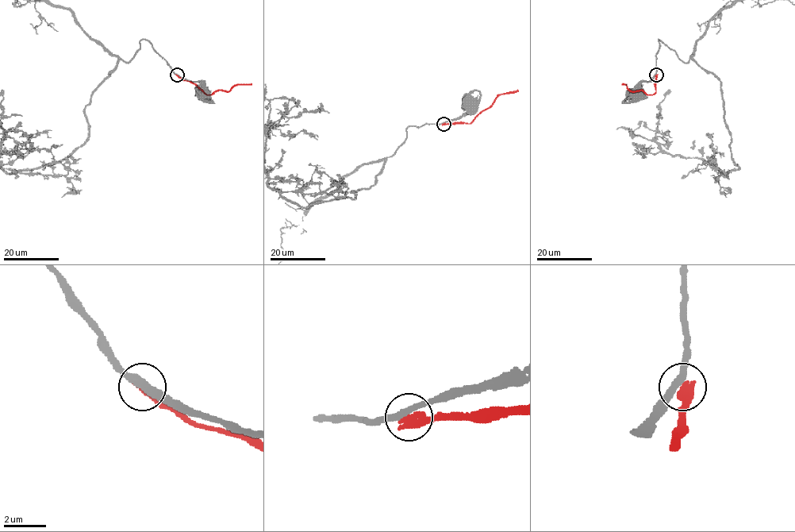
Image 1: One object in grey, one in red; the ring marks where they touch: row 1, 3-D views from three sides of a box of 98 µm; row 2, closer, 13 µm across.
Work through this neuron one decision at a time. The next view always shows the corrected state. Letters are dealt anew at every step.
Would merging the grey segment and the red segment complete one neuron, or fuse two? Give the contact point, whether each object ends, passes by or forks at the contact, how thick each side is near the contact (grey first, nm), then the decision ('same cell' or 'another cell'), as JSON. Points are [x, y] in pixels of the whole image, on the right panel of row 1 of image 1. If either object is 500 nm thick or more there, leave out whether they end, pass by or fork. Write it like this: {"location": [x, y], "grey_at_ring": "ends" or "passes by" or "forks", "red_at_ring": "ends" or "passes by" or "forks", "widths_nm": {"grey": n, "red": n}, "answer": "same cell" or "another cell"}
{"location": [656, 75], "grey_at_ring": "passes by", "red_at_ring": "ends", "widths_nm": {"grey": 340, "red": 320}, "answer": "another cell"}

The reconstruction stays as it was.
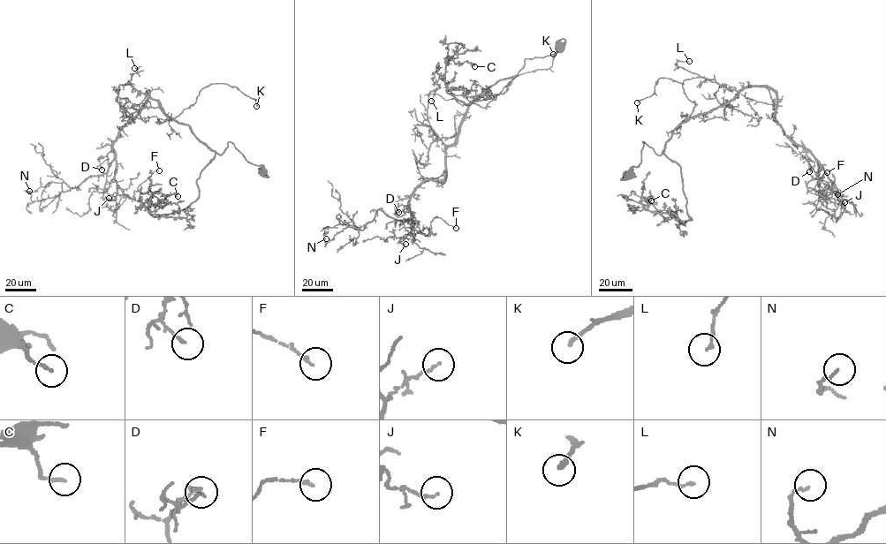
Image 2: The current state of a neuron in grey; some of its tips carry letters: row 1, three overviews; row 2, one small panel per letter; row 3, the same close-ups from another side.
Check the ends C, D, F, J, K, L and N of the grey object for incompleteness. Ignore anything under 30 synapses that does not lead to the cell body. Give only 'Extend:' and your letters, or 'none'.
Extend: none

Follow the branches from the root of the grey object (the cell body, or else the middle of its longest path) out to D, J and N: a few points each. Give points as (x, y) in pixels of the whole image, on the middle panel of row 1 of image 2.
D: (558, 46), (526, 58), (516, 75), (471, 103), (446, 149), (444, 180), (425, 180), (398, 212)
J: (558, 46), (471, 103), (446, 149), (444, 180), (412, 195), (405, 244)
N: (558, 46), (471, 103), (446, 149), (444, 180), (416, 189), (409, 219), (378, 209), (362, 230), (326, 238)

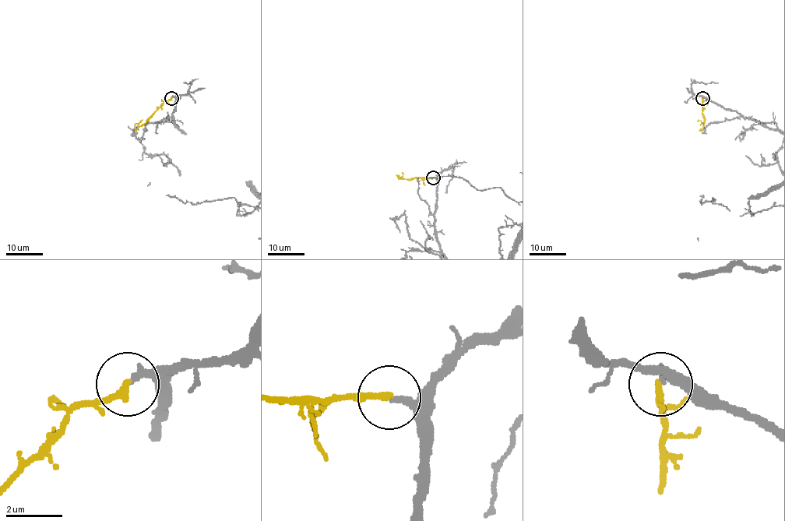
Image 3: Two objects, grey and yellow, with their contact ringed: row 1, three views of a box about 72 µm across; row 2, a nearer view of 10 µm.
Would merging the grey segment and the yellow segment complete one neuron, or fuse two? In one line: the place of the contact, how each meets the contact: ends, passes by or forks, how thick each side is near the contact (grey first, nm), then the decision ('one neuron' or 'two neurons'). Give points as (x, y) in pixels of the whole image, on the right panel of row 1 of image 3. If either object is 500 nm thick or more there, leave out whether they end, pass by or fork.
(702, 98) | grey ends | yellow ends | 240/280 nm | one neuron

